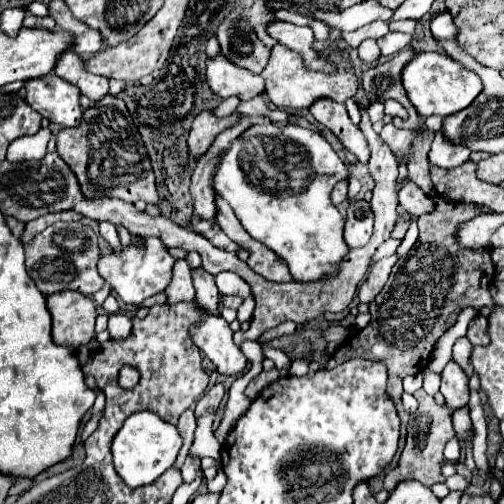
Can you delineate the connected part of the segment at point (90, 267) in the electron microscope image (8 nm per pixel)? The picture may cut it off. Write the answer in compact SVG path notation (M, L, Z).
M55 222L25 244L27 272L45 296L61 290L77 290L89 296L101 290L105 280L97 272L99 258L101 258L99 236L89 224L83 222Z

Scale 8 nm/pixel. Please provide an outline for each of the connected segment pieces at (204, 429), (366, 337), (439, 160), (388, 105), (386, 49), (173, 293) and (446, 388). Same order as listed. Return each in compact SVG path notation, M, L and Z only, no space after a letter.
M205 414L203 418L199 418L199 424L197 424L197 430L195 430L195 440L193 440L193 446L191 446L191 454L195 456L211 456L211 458L219 458L219 450L221 450L221 444L215 440L213 436L213 414Z
M437 200L437 210L419 218L419 238L405 260L397 262L383 290L369 304L371 322L359 330L345 350L345 358L379 360L389 370L387 394L397 400L403 394L401 380L407 374L421 372L431 356L437 338L443 334L443 320L455 308L489 306L495 302L489 296L489 284L495 276L489 250L467 250L455 246L455 228L489 208Z
M437 130L429 152L429 162L441 168L455 168L463 164L469 158L469 154L471 154L469 148L465 148L463 144L449 144L449 140L445 140L445 134Z
M387 100L387 102L385 102L385 114L391 116L391 118L399 116L399 118L407 120L407 110L405 110L399 102L395 102L395 100Z
M387 32L383 38L377 40L383 56L403 50L405 46L409 46L409 42L411 42L411 34L403 34L403 32Z
M177 260L177 264L173 266L173 278L169 282L169 288L165 288L165 294L167 294L167 306L179 302L195 302L191 270L185 260Z
M449 360L441 372L441 394L451 410L457 410L469 402L467 382L469 378L463 368L455 360Z

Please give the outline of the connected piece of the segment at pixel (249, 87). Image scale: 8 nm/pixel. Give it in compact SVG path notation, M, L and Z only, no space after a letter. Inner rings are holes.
M217 54L207 60L207 82L211 90L221 96L239 96L241 100L251 100L263 92L263 78L237 68L231 60L225 60L223 54Z

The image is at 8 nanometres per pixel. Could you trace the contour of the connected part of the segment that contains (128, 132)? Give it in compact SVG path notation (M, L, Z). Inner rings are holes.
M107 94L101 100L93 102L81 118L77 128L61 128L57 134L57 154L67 162L67 166L79 178L81 190L85 196L113 196L125 202L145 200L147 204L157 204L157 186L147 156L147 148L137 132L133 118L123 100ZM137 174L137 182L131 182L131 176Z

